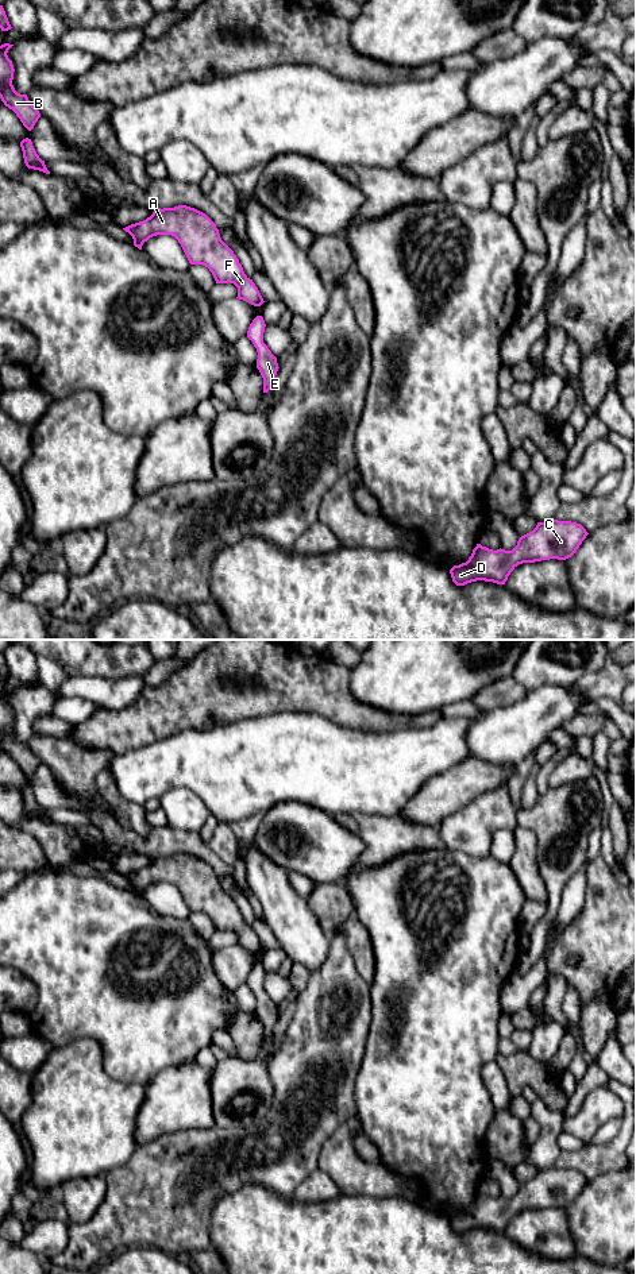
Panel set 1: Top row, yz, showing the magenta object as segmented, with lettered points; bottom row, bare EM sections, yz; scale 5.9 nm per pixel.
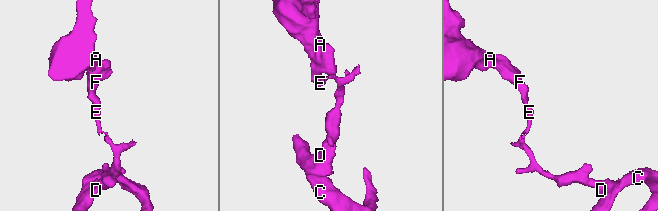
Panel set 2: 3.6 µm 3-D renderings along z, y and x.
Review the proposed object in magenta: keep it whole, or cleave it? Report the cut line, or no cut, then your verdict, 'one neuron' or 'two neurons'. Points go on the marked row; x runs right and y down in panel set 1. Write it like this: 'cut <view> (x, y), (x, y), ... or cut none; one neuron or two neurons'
cut yz (263, 343), (255, 347); two neurons

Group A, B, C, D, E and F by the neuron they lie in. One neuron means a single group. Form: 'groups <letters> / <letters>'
groups A B F / C D E

